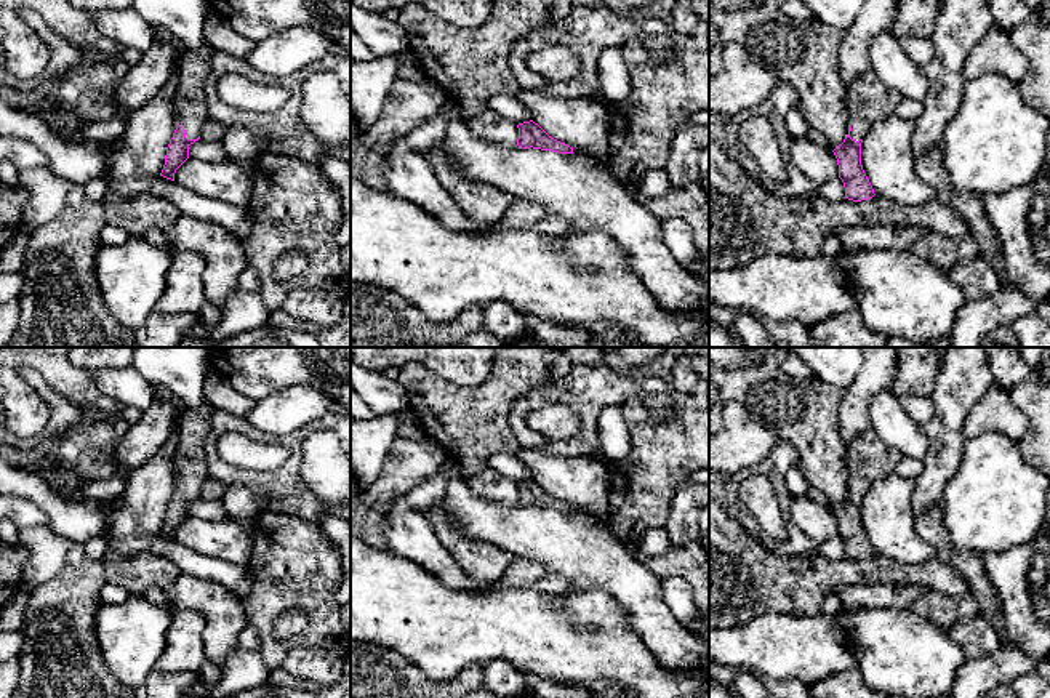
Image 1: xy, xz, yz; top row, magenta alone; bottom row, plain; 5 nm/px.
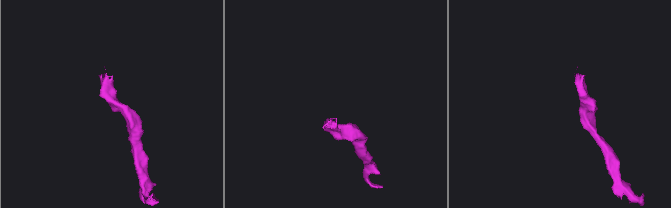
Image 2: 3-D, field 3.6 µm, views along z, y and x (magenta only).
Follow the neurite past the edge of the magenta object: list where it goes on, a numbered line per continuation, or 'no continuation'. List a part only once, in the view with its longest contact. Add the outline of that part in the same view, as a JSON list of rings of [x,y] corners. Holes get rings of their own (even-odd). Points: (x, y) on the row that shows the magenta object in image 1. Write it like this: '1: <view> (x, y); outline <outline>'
1: xy (191, 101); outline [[[210,45],[202,51],[187,51],[178,67],[174,115],[186,130],[187,139],[197,139],[208,120],[205,83],[211,70],[213,53]]]

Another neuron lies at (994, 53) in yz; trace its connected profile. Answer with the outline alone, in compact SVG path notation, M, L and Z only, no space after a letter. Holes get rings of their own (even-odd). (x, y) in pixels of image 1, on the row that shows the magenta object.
M994 26L968 53L964 64L967 80L986 74L1000 74L1018 83L1028 70L1028 61L1010 40L1010 34Z

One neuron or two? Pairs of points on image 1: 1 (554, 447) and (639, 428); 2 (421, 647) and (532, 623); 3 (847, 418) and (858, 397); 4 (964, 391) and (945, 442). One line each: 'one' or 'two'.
1: two
2: one
3: one
4: one

